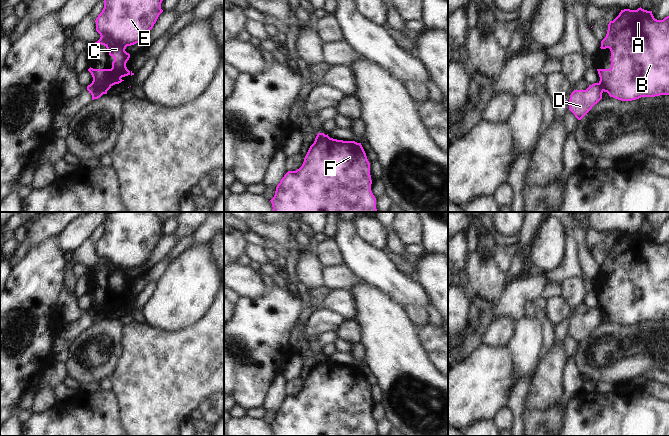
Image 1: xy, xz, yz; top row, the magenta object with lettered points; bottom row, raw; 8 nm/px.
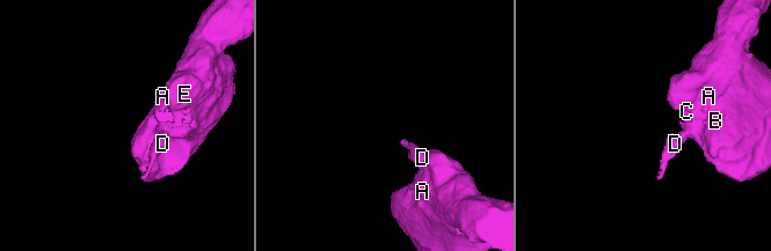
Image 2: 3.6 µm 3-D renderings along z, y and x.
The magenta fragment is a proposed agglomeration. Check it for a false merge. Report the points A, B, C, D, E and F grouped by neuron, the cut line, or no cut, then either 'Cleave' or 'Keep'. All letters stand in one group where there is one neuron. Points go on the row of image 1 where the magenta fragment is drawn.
Groups: A B C E F / D. Split along xy (91, 83), (104, 93). Cleave.

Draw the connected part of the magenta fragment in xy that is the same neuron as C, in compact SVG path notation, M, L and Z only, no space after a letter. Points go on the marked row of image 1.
M104 0L104 8L96 18L96 31L100 39L95 42L97 45L104 45L109 55L114 58L111 69L93 69L88 71L93 77L92 84L99 88L104 94L115 84L121 83L122 77L134 75L126 67L130 54L125 51L127 46L140 43L146 38L156 23L159 15L163 12L161 3L163 0Z

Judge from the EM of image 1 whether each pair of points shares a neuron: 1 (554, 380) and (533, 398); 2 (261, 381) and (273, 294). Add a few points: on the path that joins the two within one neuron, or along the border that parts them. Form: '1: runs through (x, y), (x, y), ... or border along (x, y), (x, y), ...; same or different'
1: runs through (549, 385), (538, 396); same
2: runs through (264, 359), (264, 324), (267, 321), (267, 316); same

